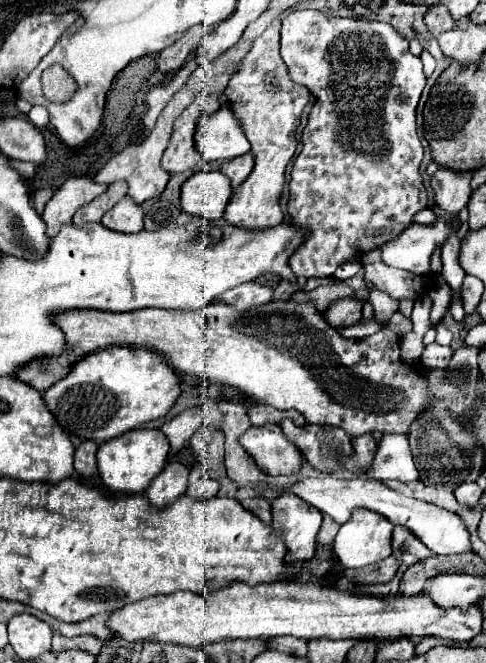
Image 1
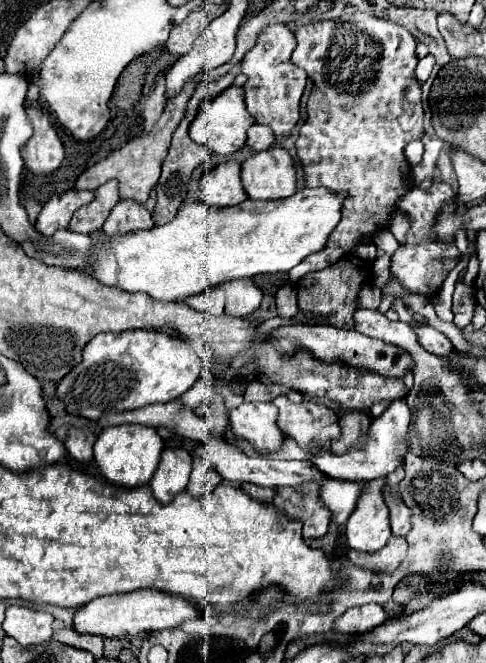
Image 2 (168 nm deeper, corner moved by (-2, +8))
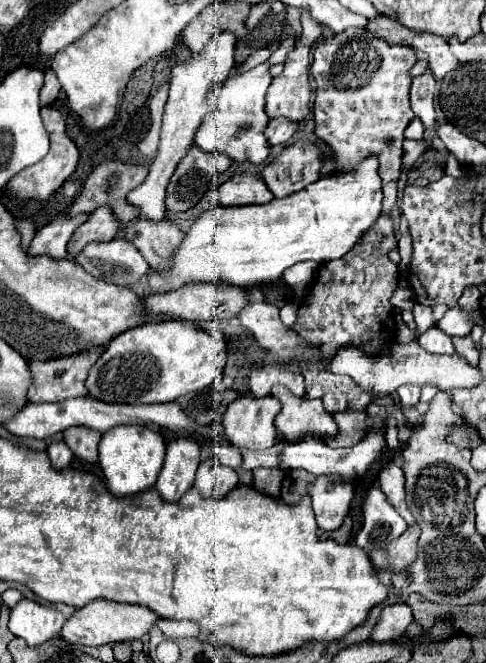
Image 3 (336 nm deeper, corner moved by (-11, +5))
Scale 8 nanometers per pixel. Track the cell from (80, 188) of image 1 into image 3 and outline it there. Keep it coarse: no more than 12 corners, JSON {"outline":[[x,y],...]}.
{"outline":[[58,215],[30,243],[30,255],[66,257],[66,245],[88,219]]}

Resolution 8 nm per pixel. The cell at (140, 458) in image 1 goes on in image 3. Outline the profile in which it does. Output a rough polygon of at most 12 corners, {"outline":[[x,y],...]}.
{"outline":[[114,427],[100,465],[114,495],[154,487],[166,455],[160,433]]}

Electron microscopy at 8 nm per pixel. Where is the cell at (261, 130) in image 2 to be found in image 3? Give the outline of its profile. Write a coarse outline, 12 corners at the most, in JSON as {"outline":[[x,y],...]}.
{"outline":[[274,119],[264,129],[270,145],[286,145],[296,123]]}

